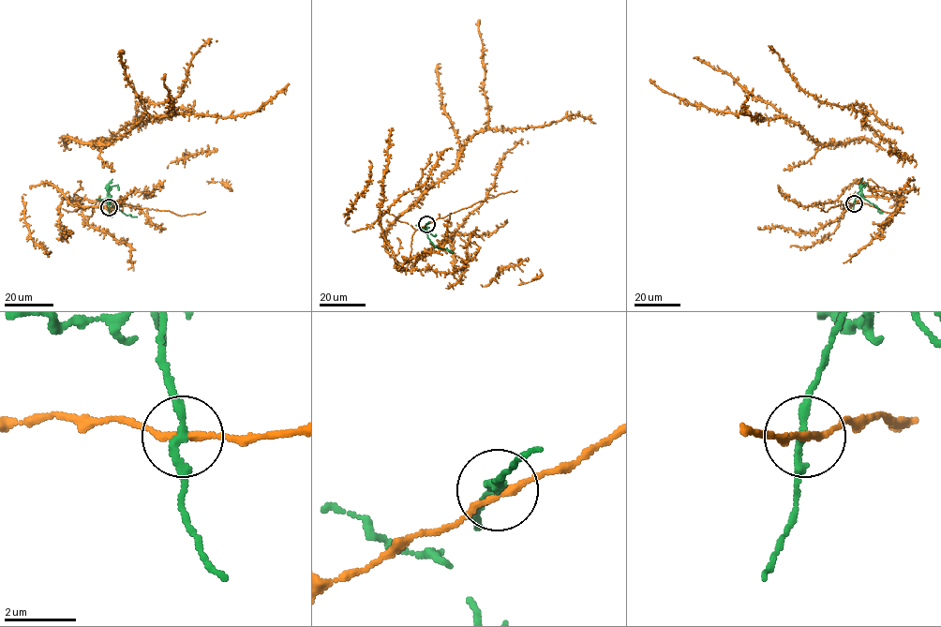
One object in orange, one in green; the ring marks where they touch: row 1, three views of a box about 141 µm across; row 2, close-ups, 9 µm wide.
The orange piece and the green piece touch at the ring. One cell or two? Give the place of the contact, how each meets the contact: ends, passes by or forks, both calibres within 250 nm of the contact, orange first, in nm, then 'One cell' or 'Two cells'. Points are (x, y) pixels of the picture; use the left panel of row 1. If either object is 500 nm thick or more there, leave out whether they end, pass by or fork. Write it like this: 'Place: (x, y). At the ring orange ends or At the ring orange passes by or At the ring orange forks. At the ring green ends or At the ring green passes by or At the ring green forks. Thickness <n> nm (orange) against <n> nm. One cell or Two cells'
Place: (109, 207). At the ring orange passes by. At the ring green passes by. Thickness 170 nm (orange) against 200 nm. Two cells

